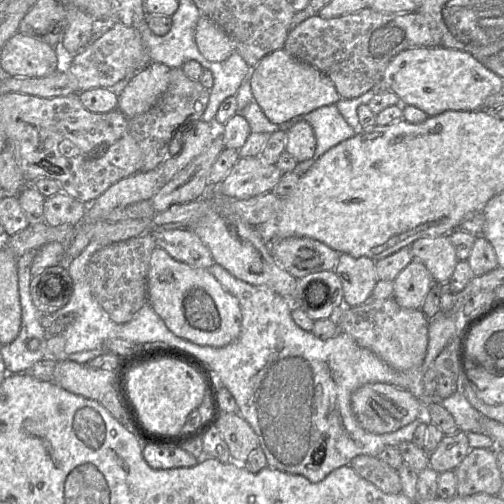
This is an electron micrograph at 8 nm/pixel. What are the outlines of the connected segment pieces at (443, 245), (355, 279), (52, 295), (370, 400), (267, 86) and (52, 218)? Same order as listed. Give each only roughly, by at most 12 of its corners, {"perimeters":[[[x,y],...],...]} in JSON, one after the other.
{"perimeters":[[[448,235],[410,248],[434,283],[448,282],[458,262]],[[340,253],[334,271],[347,305],[370,299],[375,262]],[[64,264],[32,277],[32,301],[42,314],[64,307],[72,279]],[[367,383],[351,395],[367,432],[385,434],[424,414],[408,390]],[[283,48],[251,72],[268,119],[283,123],[340,96]],[[67,193],[46,198],[45,222],[78,226],[88,205]]]}

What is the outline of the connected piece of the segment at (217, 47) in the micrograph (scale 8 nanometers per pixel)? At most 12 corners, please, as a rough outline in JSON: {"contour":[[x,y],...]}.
{"contour":[[206,15],[195,29],[195,42],[211,62],[236,51],[225,31]]}

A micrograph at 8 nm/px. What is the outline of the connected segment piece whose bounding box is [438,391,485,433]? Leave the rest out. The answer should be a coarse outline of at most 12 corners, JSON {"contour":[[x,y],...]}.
{"contour":[[461,391],[438,401],[459,431],[482,432],[485,416]]}

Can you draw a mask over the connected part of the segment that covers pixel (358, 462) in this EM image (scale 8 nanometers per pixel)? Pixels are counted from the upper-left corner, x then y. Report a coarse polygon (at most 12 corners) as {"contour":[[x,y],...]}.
{"contour":[[377,456],[349,466],[384,493],[401,492],[398,471]]}

